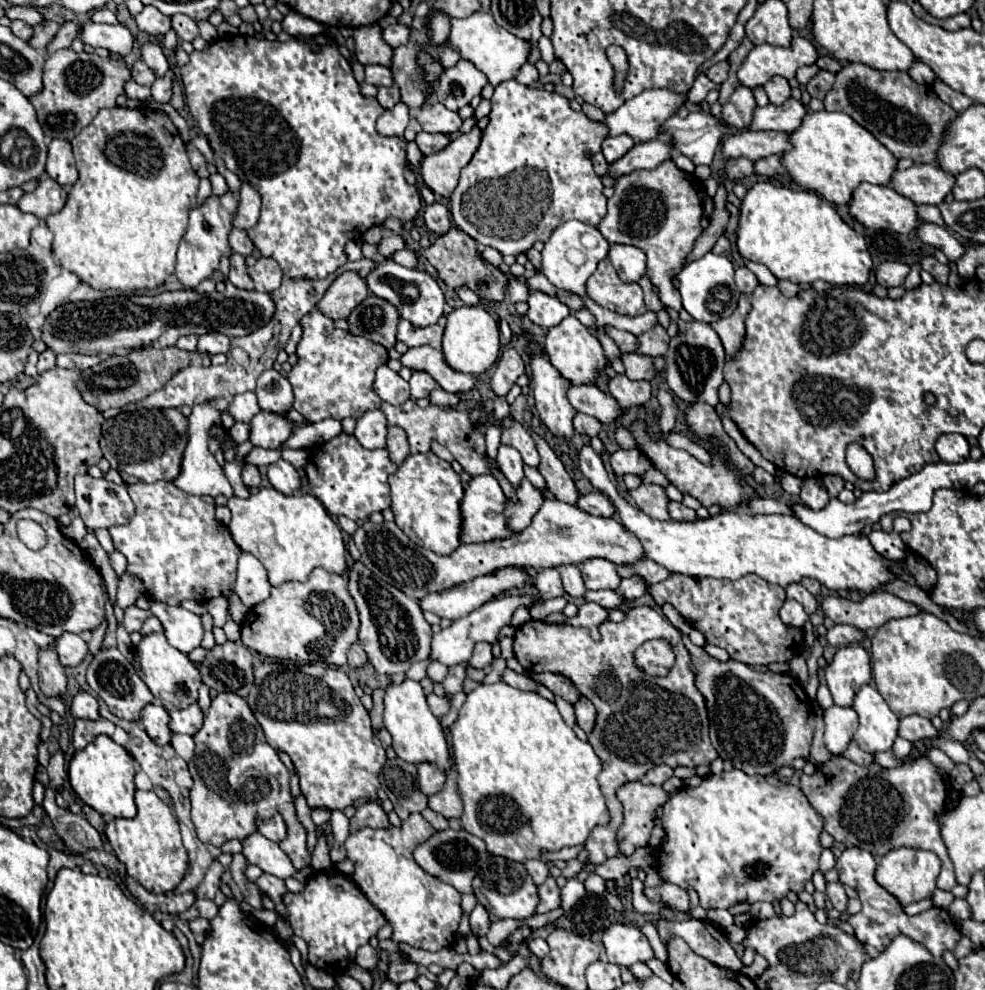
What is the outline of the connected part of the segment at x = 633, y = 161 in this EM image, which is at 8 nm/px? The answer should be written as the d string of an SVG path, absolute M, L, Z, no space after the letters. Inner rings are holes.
M658 136L650 142L640 142L636 144L632 150L628 150L620 160L616 160L614 164L610 164L610 176L622 176L634 170L652 170L658 164L662 164L664 160L670 158L674 148L670 148L670 144L666 144L666 136Z

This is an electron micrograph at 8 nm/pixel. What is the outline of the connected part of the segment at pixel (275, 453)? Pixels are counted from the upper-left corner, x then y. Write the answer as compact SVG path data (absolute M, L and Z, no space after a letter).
M252 448L252 452L246 456L246 462L252 462L252 464L258 467L268 466L278 461L280 458L280 450L264 450L264 448Z

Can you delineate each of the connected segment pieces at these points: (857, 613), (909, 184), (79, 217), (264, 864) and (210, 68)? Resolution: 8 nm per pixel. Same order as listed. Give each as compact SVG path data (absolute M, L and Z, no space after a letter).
M884 590L866 594L860 602L844 600L840 596L826 596L820 600L820 610L826 618L834 620L834 624L850 624L862 628L864 632L870 628L876 630L892 618L912 616L920 612L916 604L904 602L898 596L888 594Z
M914 164L908 170L896 170L892 188L916 204L940 204L954 188L956 176L936 164Z
M112 108L112 110L100 110L98 116L92 120L92 124L88 124L74 140L72 140L72 148L74 148L74 158L76 158L76 166L80 172L78 182L68 190L68 200L66 206L56 212L50 214L46 218L46 224L50 228L50 232L54 234L52 240L52 250L54 256L60 260L60 266L74 272L82 282L86 282L90 288L94 290L154 290L160 284L164 284L164 280L174 274L174 264L176 264L176 250L178 244L186 232L186 224L188 224L188 208L196 204L196 194L198 194L198 176L190 166L188 154L186 154L186 146L176 130L176 126L170 122L170 118L166 114L160 114L156 110L150 108Z
M260 832L250 834L242 844L244 844L242 854L246 856L248 864L256 864L264 872L274 874L278 878L288 878L296 874L296 868L290 864L290 858L280 850L280 846L264 838Z
M250 36L218 38L218 40L210 42L202 52L192 52L190 62L180 68L180 74L182 74L188 110L194 116L194 120L198 122L202 134L206 134L212 150L224 158L228 170L236 172L236 176L250 182L260 192L260 196L262 196L260 220L254 228L250 228L246 232L252 238L254 246L262 252L262 256L270 256L280 264L284 276L308 278L308 280L326 278L328 274L336 272L338 266L342 266L346 262L344 246L348 240L360 238L362 232L366 232L372 226L384 224L388 218L398 218L400 222L412 222L416 218L416 214L420 212L420 208L422 208L420 192L414 184L408 184L404 180L404 162L406 162L408 142L398 136L386 138L376 132L376 120L384 112L384 108L380 106L378 98L368 98L362 94L360 84L356 82L356 78L352 74L350 62L340 54L334 40L330 44L316 44L312 40L298 40L298 38L292 38L288 42L278 42L278 40L268 42L268 40L258 40L258 38L250 38Z

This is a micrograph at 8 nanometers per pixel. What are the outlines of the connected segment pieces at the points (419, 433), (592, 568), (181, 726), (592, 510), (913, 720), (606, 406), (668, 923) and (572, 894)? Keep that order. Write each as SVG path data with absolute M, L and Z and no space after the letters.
M408 400L402 406L382 404L380 408L382 408L382 412L388 418L388 426L400 426L400 428L406 430L412 454L418 454L418 452L426 454L426 452L430 452L430 444L434 440L434 442L446 446L452 452L452 456L462 464L462 468L470 476L488 474L488 464L484 460L484 456L486 456L484 436L480 434L478 426L468 420L468 412L466 410L442 410L438 406L426 406L426 408L422 408L414 400Z
M602 558L586 560L578 568L582 572L588 590L606 590L606 588L616 590L622 580L616 572L616 564L610 564L610 560L602 560Z
M194 702L190 704L190 708L184 710L170 710L170 728L176 734L188 734L194 736L200 728L202 728L202 720L204 720L204 712L200 710L200 706Z
M592 492L592 494L580 496L578 508L582 508L584 512L588 512L592 516L604 516L604 518L614 516L614 504L610 504L610 500L606 500L606 496L602 496L602 492Z
M912 714L912 716L900 718L898 736L902 736L902 738L914 742L914 740L920 740L920 738L938 736L938 730L932 726L932 722L930 722L928 718L918 716L918 714Z
M582 384L568 388L570 404L588 416L598 418L602 424L612 424L616 418L624 414L624 408L618 400L606 392L602 392L596 384Z
M668 918L658 920L658 934L664 944L668 944L670 936L680 936L688 942L688 946L702 958L712 964L738 972L744 964L736 956L734 948L728 942L728 936L722 928L710 924L708 920L682 920L674 922Z
M576 878L568 880L566 886L562 888L562 910L568 912L584 894L586 894L586 890L584 890L582 882L578 882Z

